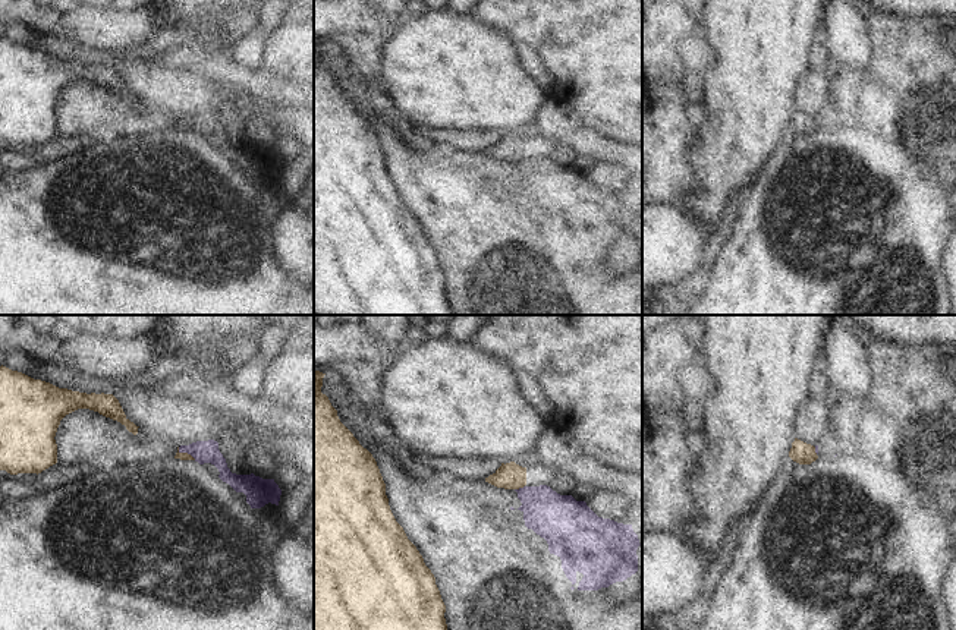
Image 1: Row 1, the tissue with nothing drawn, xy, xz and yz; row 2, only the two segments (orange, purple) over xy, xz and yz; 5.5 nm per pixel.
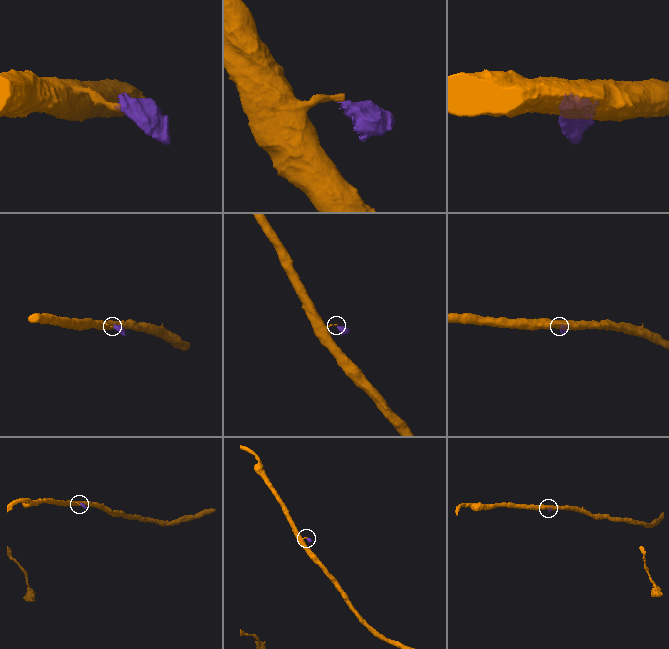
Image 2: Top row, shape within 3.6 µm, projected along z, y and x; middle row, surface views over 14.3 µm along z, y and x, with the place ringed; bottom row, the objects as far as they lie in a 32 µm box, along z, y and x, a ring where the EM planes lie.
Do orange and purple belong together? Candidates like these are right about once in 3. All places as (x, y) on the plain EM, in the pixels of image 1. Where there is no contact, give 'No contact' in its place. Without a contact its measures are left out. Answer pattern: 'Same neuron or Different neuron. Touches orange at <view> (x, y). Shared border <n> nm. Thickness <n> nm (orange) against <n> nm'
Different neuron. Touches orange at xz (519, 158). Shared border 60 nm. Thickness 140 nm (orange) against 260 nm.

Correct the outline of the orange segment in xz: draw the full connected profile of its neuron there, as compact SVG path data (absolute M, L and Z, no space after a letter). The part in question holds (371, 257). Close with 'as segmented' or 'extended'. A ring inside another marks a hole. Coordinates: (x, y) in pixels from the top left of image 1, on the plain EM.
M314 42L314 315L453 315L444 290L446 277L435 249L416 218L408 211L403 199L396 193L375 130L340 94L337 82L321 64L324 47Z | as segmented

